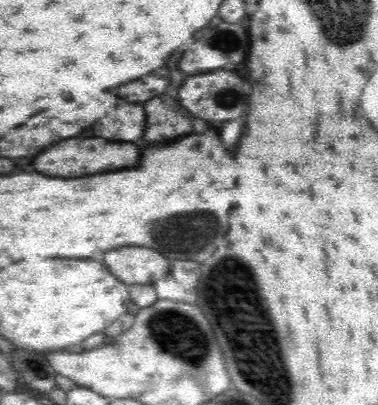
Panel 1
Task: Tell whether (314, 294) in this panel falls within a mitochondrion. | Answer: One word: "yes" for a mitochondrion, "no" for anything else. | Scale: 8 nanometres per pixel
no

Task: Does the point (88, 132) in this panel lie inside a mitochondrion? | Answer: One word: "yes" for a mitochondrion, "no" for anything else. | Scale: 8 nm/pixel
no

